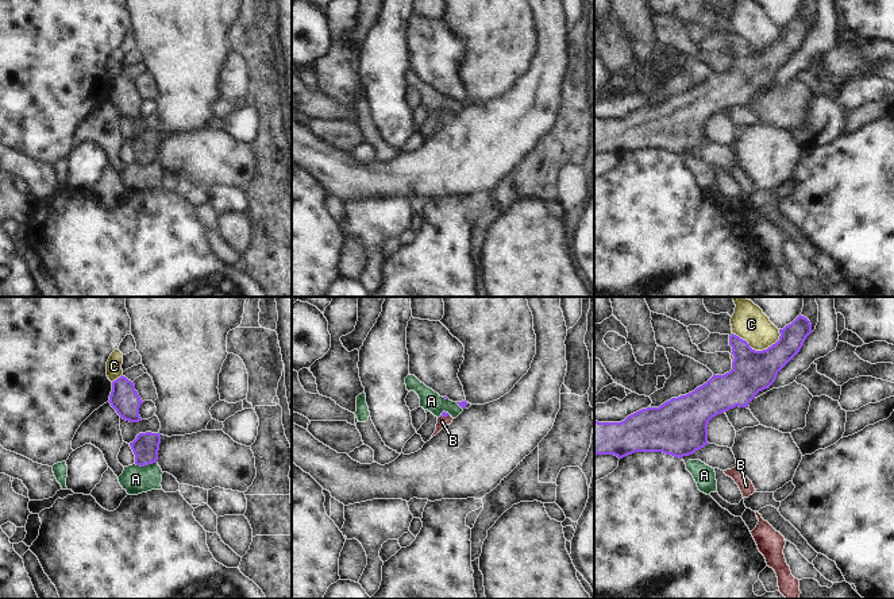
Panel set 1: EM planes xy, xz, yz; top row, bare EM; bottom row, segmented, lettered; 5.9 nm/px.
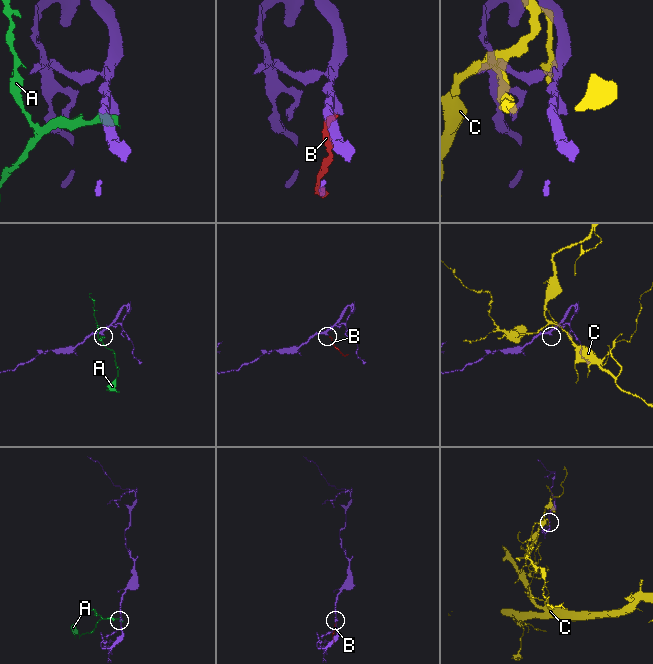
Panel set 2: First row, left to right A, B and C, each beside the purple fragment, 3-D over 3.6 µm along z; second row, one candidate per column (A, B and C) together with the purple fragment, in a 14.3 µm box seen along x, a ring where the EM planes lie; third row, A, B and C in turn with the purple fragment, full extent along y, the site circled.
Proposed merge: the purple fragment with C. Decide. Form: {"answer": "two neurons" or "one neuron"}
{"answer": "two neurons"}

